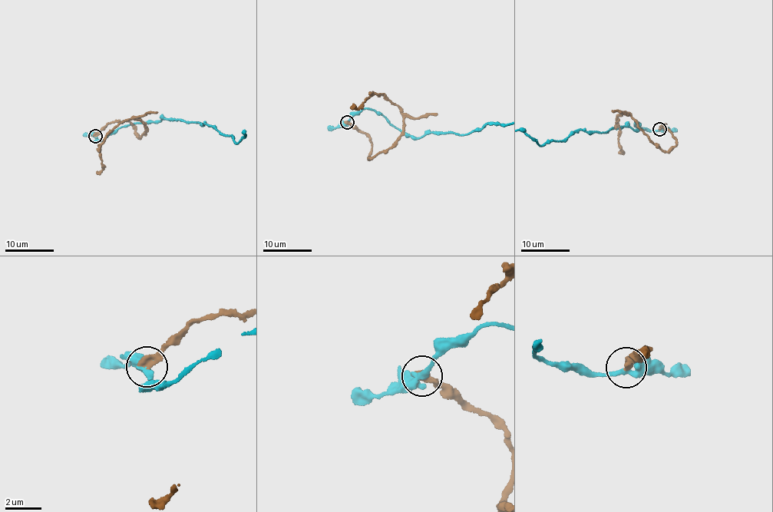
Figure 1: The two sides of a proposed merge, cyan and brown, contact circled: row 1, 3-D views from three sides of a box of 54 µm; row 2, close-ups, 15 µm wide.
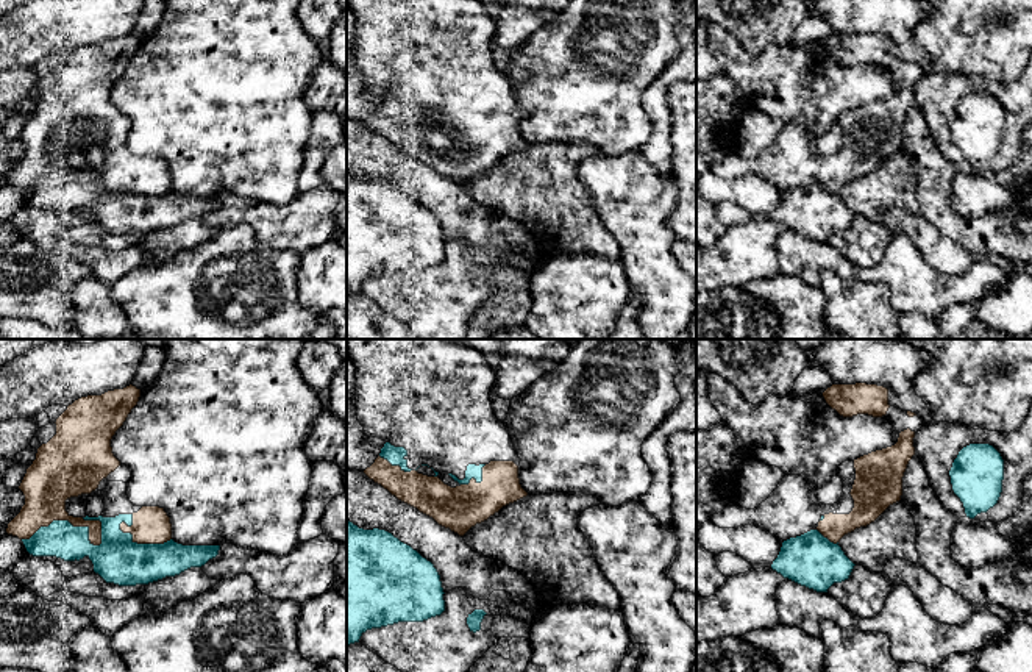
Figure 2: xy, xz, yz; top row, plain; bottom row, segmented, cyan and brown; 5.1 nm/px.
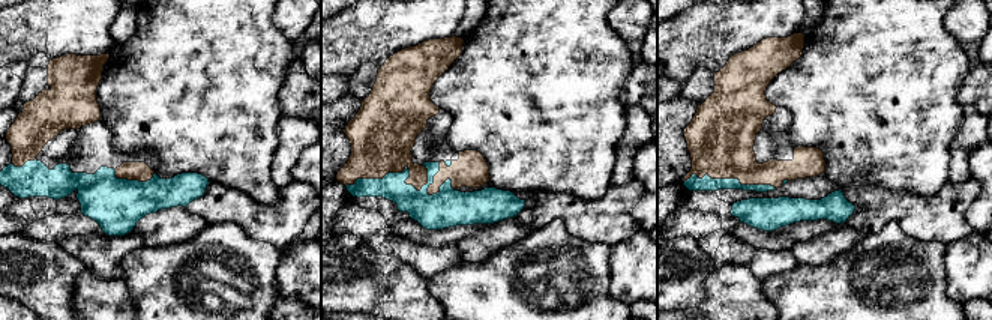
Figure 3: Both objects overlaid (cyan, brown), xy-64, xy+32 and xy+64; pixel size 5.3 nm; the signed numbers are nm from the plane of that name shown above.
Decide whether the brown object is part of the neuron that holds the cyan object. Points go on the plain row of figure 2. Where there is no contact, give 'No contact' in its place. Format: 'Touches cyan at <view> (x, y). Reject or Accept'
Touches cyan at xy (75, 177). Reject

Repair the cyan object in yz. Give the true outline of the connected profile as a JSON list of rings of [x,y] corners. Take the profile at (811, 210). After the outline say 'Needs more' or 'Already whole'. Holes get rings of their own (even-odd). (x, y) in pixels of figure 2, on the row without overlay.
[[[810,180],[784,191],[771,219],[801,236],[827,242],[834,233],[848,230],[854,216],[838,192]]]. Already whole

